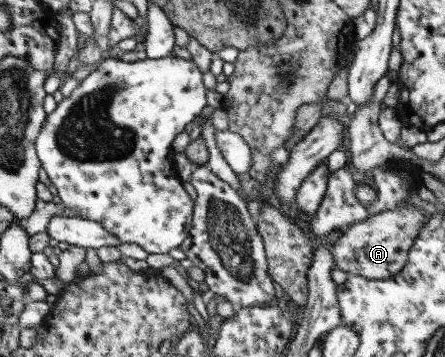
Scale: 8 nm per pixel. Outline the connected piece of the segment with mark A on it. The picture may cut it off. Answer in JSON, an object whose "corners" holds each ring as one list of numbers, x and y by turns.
{"corners":[[404,204,403,208,385,210,369,215,365,220,351,223,330,246,334,268,371,280,395,275,407,262,407,253,413,239,429,216,419,209,415,205]]}

